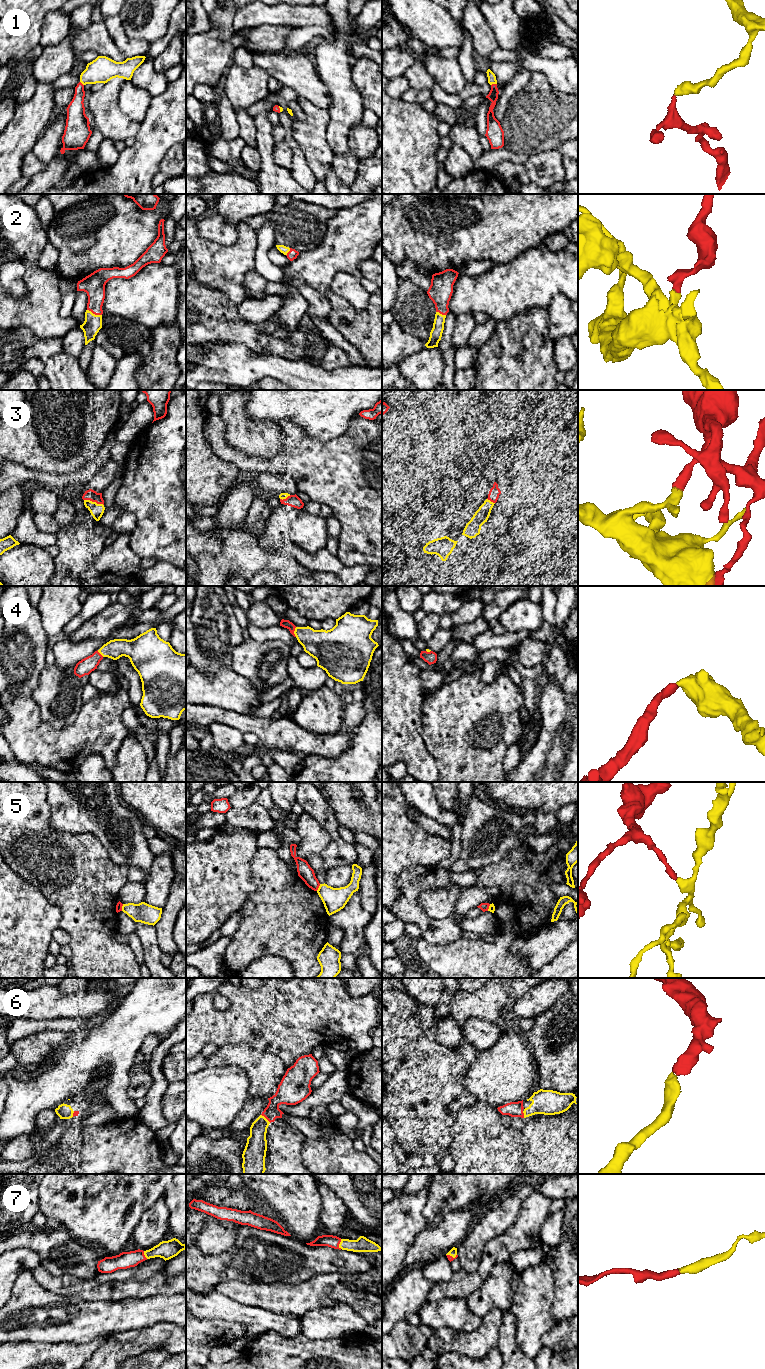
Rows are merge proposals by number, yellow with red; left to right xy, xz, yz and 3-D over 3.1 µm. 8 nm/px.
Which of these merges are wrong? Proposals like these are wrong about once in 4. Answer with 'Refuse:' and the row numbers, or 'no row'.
Refuse: 5

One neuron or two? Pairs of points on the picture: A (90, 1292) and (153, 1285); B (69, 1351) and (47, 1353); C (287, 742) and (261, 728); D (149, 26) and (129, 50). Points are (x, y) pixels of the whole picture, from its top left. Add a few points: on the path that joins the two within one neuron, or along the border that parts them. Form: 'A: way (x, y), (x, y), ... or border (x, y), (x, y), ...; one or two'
A: way (106, 1292), (137, 1289); one
B: way (64, 1353), (52, 1353); one
C: way (281, 736), (279, 734), (272, 734), (267, 730); one
D: border (121, 22), (129, 37), (151, 44); two

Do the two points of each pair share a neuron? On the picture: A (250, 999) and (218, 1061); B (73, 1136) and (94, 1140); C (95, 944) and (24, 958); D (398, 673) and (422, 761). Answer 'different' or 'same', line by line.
A: different
B: different
C: different
D: same

